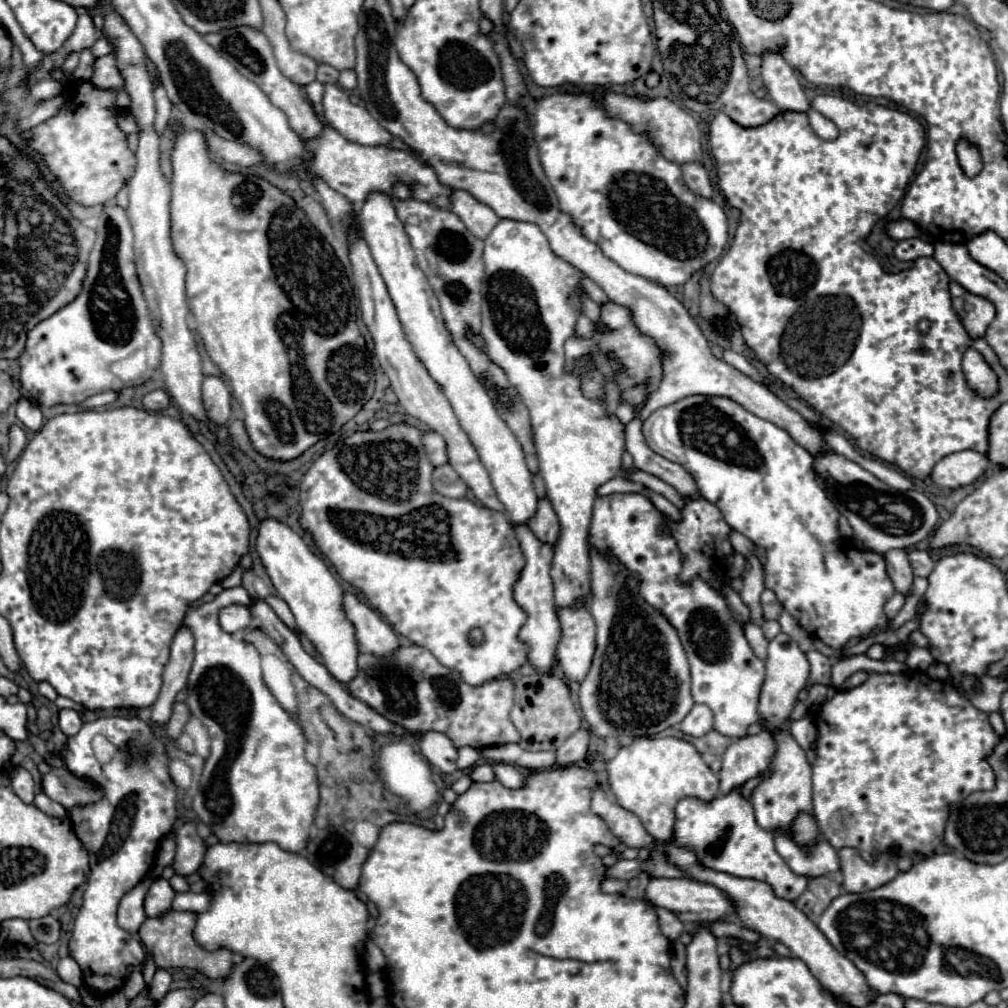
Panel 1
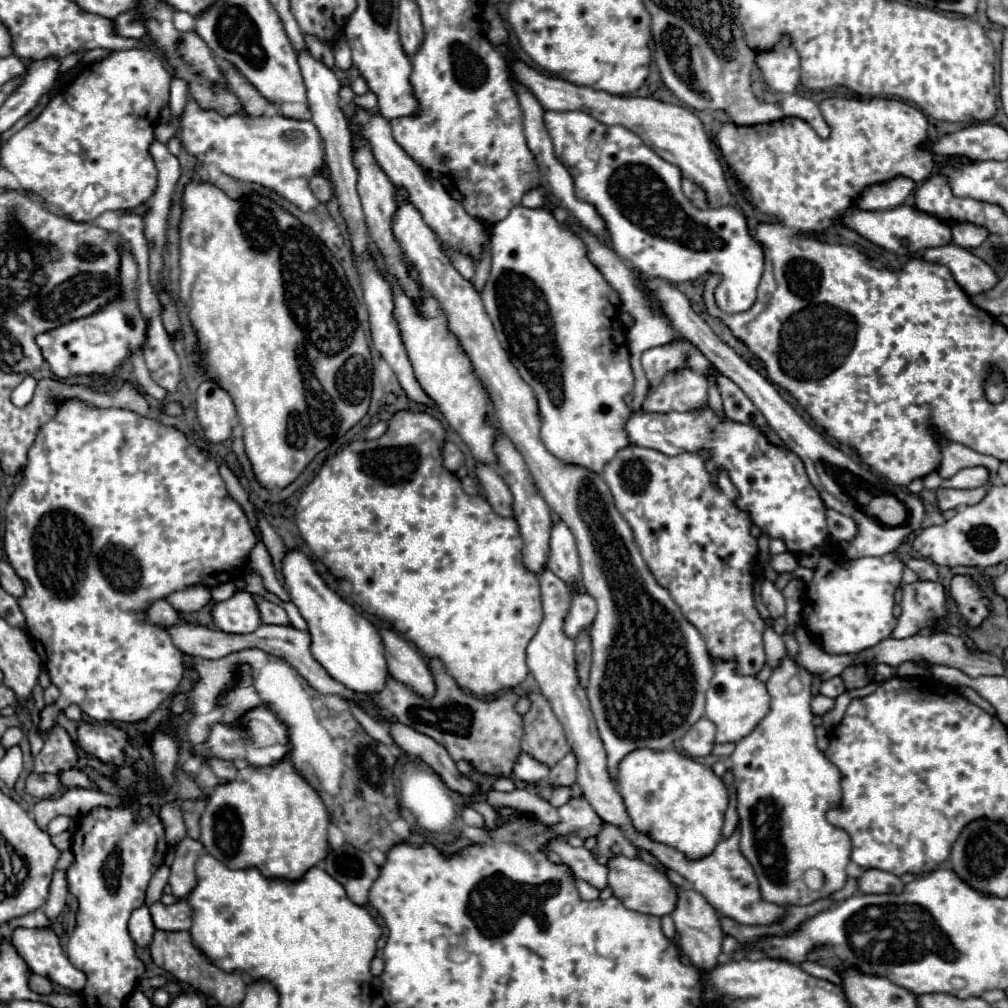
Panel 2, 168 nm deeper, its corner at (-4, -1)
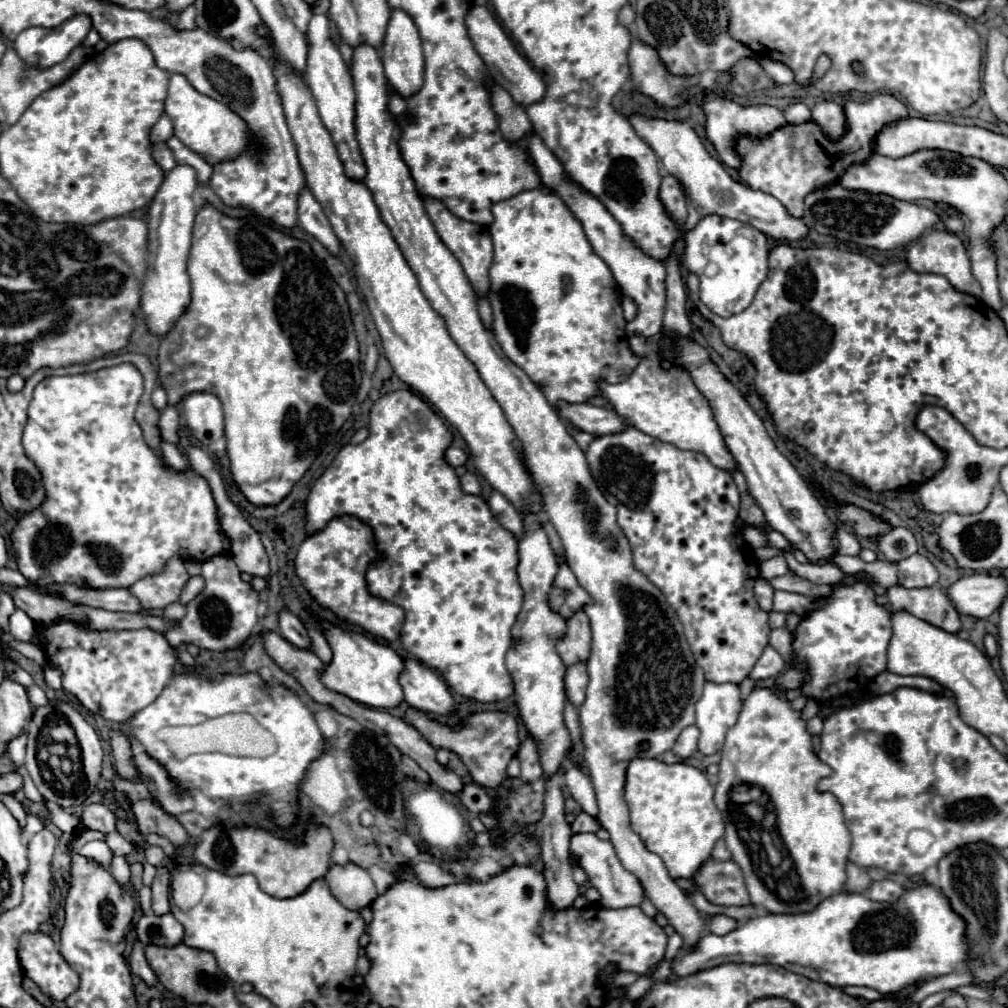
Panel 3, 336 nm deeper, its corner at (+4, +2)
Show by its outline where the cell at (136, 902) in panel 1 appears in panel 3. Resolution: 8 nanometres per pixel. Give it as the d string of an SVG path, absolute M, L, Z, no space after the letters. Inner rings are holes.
M137 940L135 946L133 946L133 954L131 954L129 964L131 964L131 972L133 972L135 976L139 976L147 986L155 986L155 984L157 984L157 976L155 976L155 972L149 968L149 964L147 964L147 960L145 960L143 944L141 944L139 940Z

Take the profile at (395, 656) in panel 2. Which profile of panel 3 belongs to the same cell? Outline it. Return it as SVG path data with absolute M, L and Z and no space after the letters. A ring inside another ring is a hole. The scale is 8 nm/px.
M405 660L401 686L405 692L405 702L411 708L439 716L455 714L455 700L447 682L435 670L423 666L421 662Z

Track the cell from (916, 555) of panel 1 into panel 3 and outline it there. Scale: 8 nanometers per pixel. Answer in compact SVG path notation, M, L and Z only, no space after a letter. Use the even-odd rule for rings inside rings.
M913 554L897 562L897 578L905 588L927 588L937 584L937 568L921 554Z

